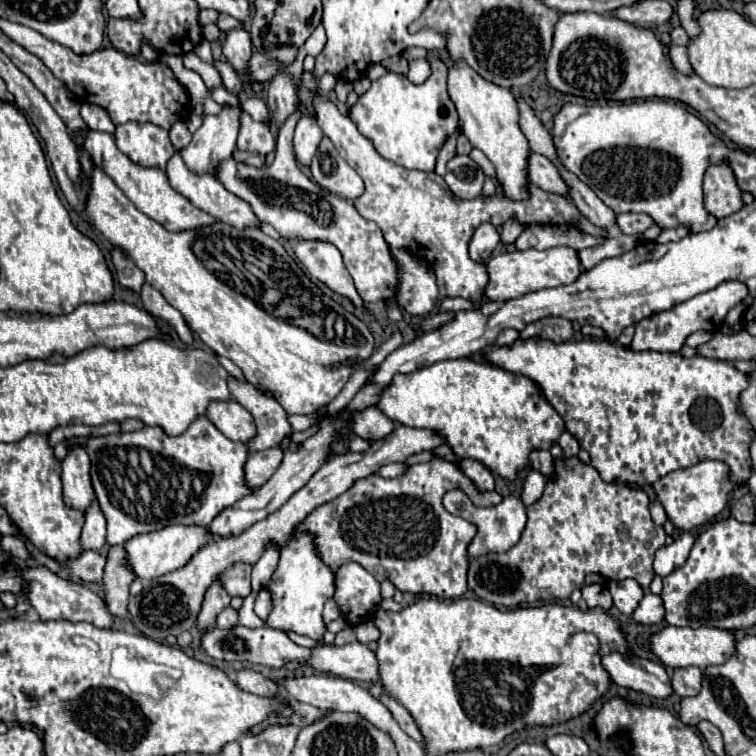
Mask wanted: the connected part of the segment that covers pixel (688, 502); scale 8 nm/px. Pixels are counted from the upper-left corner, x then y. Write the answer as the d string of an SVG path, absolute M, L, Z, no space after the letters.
M705 459L693 467L679 469L679 471L673 471L673 473L661 477L659 481L653 483L653 489L659 497L659 501L663 503L667 517L675 523L675 527L691 531L691 529L701 527L703 523L711 521L715 515L719 515L723 511L723 507L727 507L737 485L731 479L731 471L729 471L727 463Z

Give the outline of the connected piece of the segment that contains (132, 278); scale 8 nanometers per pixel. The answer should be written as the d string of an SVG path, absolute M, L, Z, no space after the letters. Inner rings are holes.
M113 247L111 249L111 259L113 259L115 271L117 271L117 281L123 287L139 293L141 291L141 285L145 283L145 275L141 273L141 269L119 247Z

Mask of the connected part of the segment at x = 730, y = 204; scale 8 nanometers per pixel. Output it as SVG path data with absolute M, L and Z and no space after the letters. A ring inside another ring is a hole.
M729 165L709 167L703 183L703 203L709 215L721 219L737 213L743 207L741 191L735 183L733 171Z

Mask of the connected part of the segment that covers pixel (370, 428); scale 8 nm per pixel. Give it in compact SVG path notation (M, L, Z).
M369 407L361 413L353 415L353 433L363 437L365 441L381 441L387 439L387 435L391 435L391 431L395 431L395 421L387 419L387 415L383 415L377 407Z

